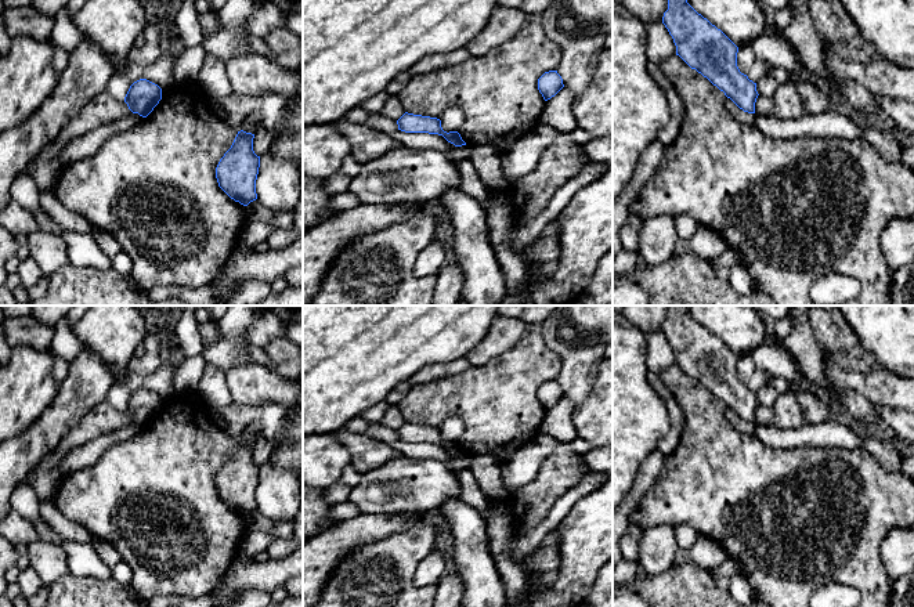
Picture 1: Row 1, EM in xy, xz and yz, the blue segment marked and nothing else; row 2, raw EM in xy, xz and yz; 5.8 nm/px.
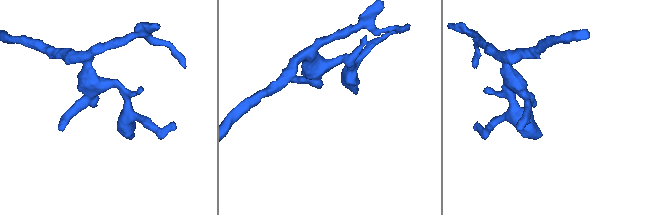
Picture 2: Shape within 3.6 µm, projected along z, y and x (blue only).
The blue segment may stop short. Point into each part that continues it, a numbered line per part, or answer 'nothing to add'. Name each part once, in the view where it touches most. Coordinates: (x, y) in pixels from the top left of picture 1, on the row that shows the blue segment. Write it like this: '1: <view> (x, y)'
nothing to add

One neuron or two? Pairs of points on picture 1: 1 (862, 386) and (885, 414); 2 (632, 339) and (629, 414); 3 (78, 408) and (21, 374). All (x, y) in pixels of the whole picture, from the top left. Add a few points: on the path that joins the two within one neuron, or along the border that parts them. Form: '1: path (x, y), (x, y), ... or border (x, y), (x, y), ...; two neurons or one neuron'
1: border (874, 403), (899, 409); two neurons
2: path (629, 357), (629, 396); one neuron
3: border (58, 385), (50, 405), (35, 421); two neurons

